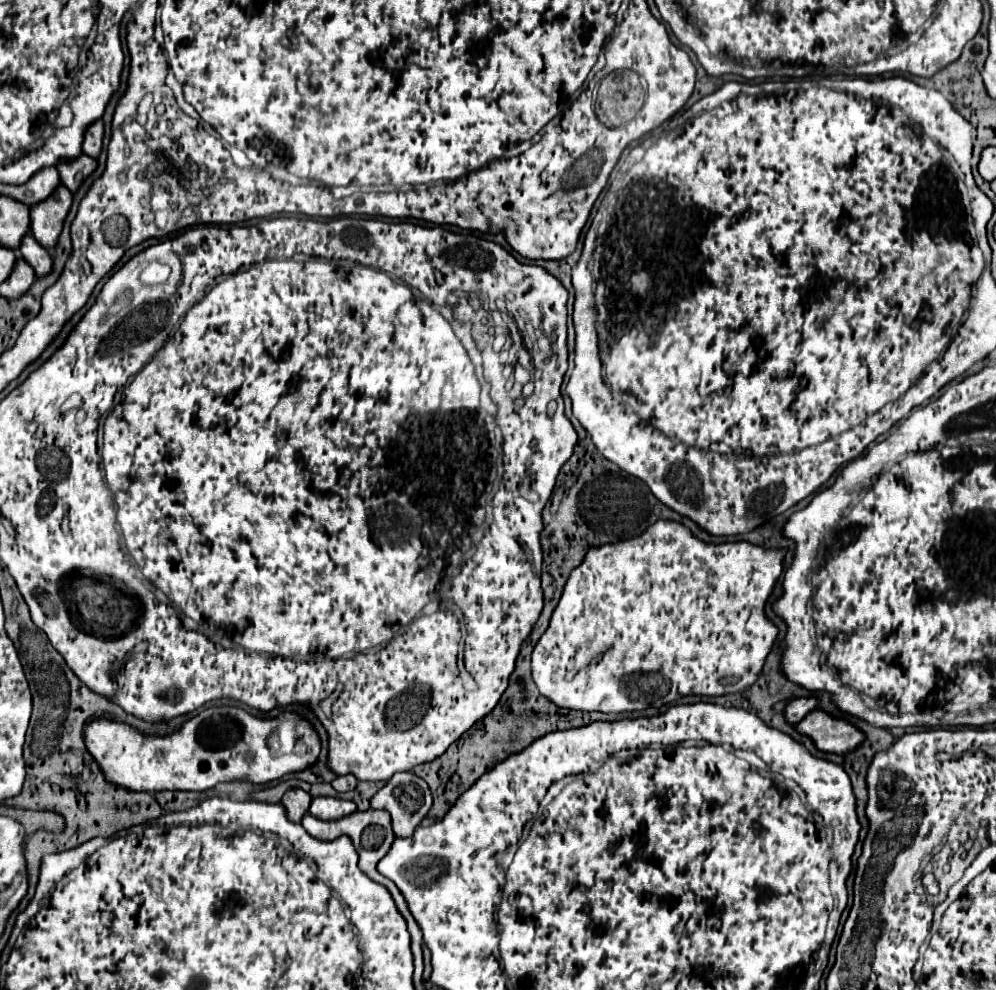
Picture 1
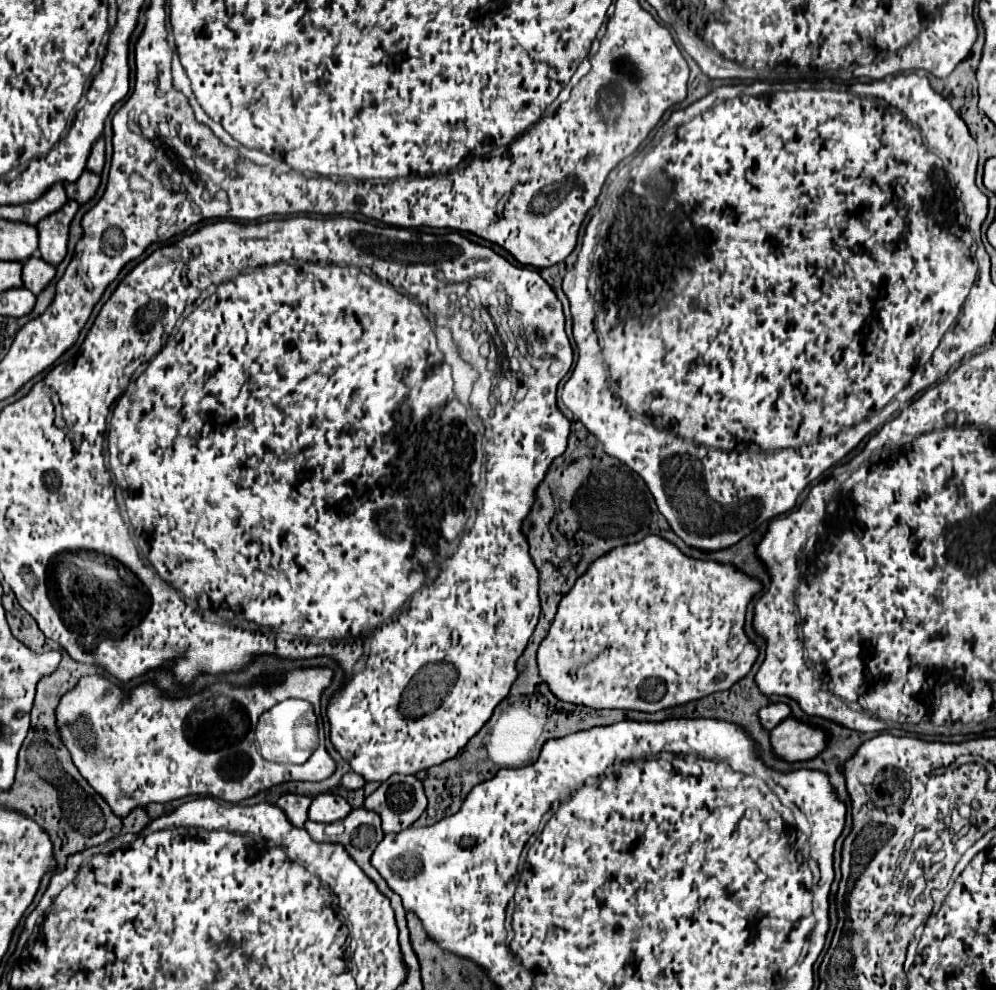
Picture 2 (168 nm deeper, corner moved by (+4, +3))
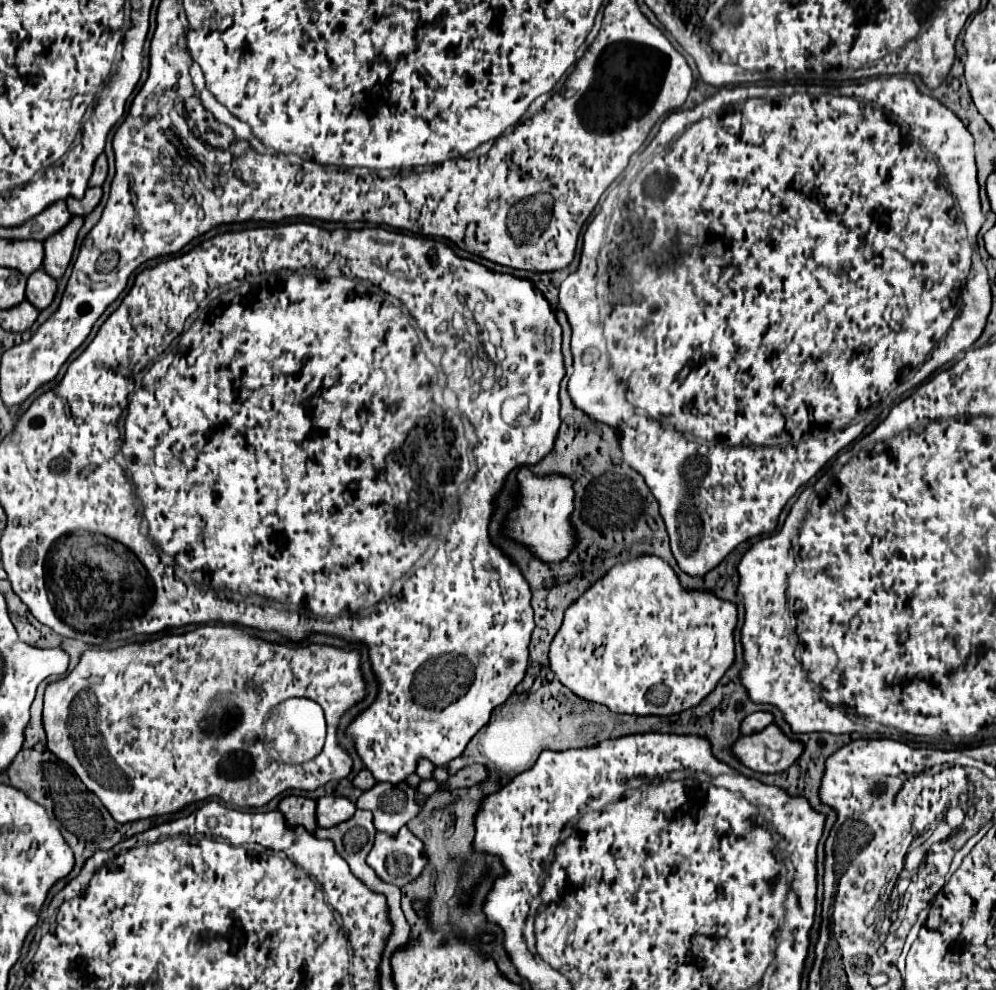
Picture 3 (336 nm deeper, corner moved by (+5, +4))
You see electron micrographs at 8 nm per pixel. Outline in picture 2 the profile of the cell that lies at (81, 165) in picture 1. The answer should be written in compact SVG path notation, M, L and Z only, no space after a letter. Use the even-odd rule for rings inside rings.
M84 170L76 182L64 182L64 190L68 198L76 200L78 204L84 204L94 196L98 184L100 184L100 176L96 176L90 170Z

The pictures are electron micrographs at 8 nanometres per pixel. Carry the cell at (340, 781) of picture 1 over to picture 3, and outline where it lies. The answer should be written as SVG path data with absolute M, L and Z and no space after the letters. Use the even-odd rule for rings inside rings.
M367 769L359 771L359 773L355 775L355 779L353 779L353 785L359 787L359 789L363 789L363 791L365 791L365 789L371 789L375 783L377 783L375 777L373 777L371 771L367 771Z

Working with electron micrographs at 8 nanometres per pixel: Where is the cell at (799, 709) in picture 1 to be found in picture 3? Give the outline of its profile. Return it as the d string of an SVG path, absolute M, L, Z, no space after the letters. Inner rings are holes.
M765 711L753 713L753 715L749 715L747 719L743 719L743 723L741 723L741 735L759 733L759 731L763 731L767 725L771 725L771 723L773 723L773 715L771 715L771 713L765 713Z

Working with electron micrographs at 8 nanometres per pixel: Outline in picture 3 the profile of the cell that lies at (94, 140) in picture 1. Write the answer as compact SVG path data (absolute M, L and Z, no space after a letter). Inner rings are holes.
M101 155L95 163L95 171L89 179L89 187L101 187L105 183L105 179L107 179L107 157Z

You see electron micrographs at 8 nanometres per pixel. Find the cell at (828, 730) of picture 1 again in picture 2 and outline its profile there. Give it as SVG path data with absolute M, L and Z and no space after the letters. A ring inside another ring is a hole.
M790 716L770 732L770 742L774 752L788 762L810 760L826 748L828 732Z

